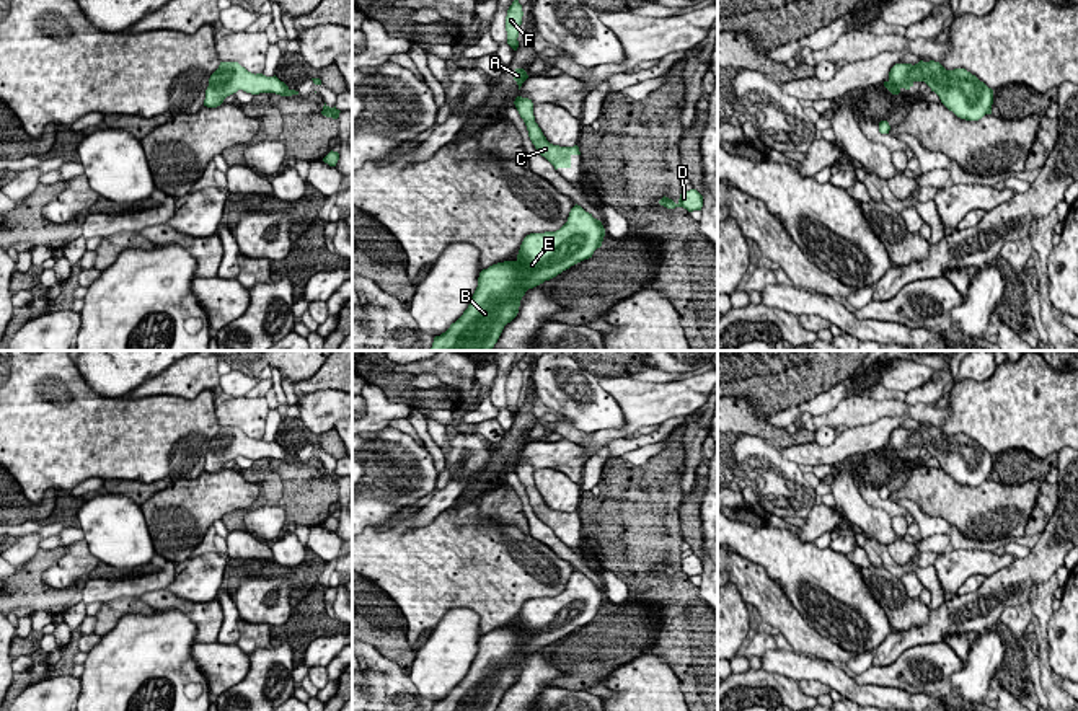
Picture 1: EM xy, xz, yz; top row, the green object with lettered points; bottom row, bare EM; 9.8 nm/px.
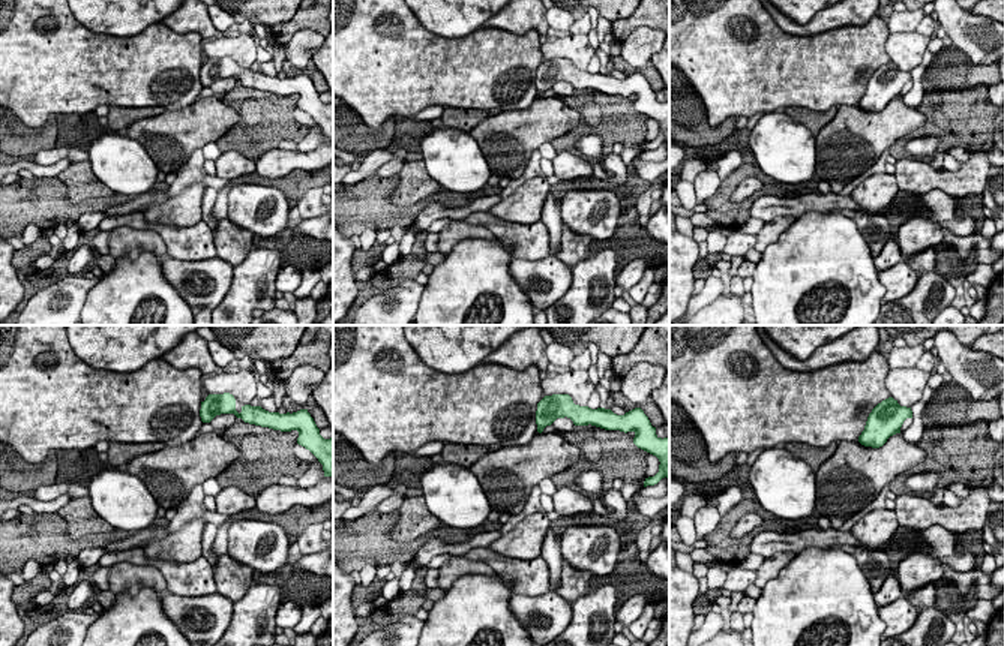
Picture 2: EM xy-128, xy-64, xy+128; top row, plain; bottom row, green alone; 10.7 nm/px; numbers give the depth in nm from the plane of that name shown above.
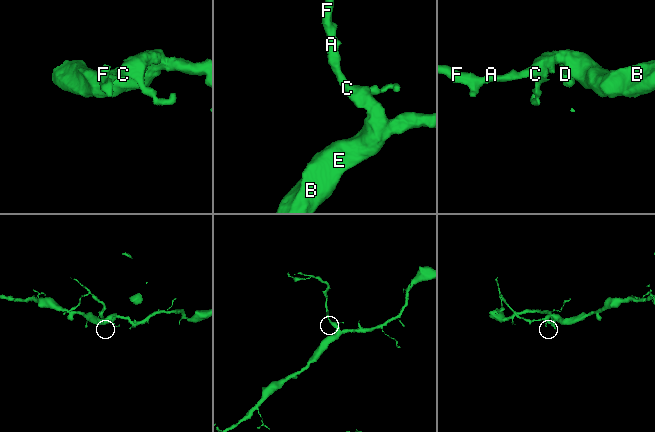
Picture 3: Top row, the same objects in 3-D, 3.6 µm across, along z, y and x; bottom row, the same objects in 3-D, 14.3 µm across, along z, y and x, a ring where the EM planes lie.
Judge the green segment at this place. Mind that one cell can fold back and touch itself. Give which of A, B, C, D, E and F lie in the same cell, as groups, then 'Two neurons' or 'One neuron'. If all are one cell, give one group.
Groups: A B C D E F. One neuron

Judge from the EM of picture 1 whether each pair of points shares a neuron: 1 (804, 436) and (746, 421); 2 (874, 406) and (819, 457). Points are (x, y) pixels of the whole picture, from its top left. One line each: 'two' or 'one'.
1: one
2: two

